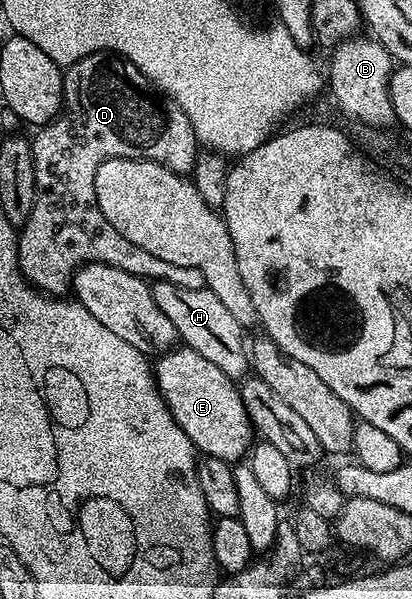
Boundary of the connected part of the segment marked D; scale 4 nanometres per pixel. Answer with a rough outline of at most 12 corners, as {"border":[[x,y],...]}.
{"border":[[114,52],[63,73],[30,137],[36,197],[19,270],[62,297],[85,264],[204,287],[97,206],[113,158],[191,174],[181,106]]}

